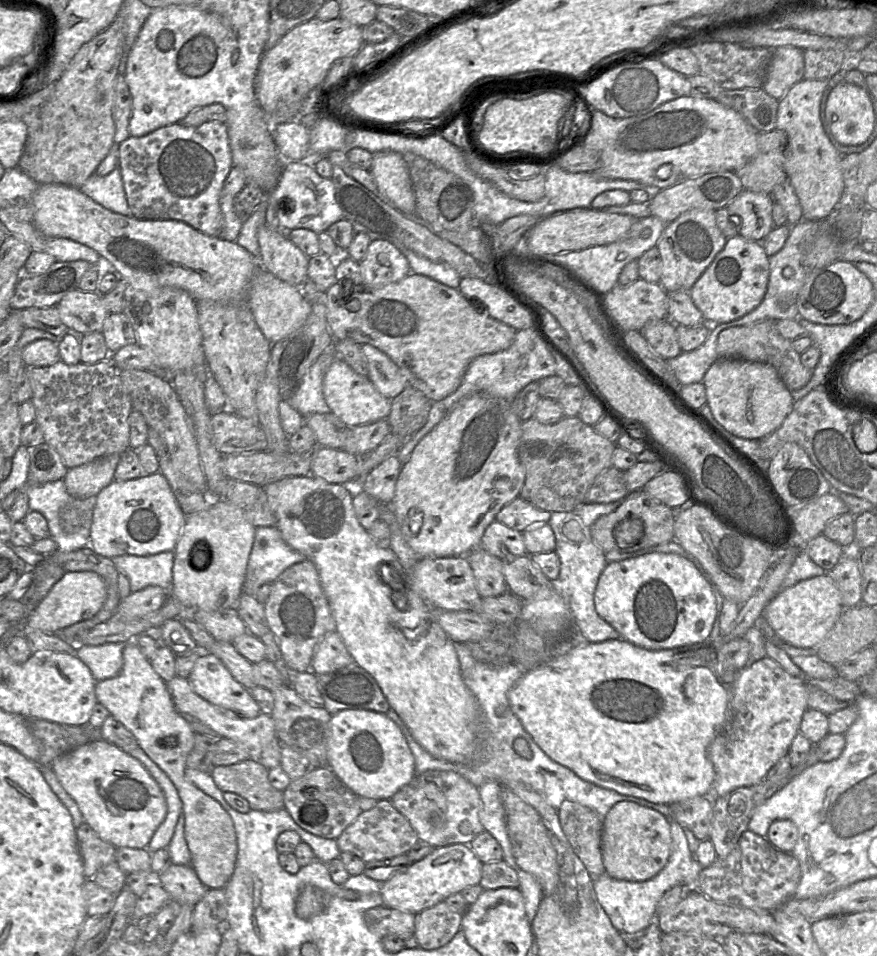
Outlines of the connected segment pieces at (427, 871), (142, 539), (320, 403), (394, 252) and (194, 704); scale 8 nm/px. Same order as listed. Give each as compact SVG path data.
M450 844L435 848L424 858L392 875L387 879L380 894L384 905L403 912L418 914L452 894L480 883L483 863L469 844Z
M160 471L141 475L132 480L113 480L95 497L90 543L85 547L91 547L96 553L108 558L126 554L146 556L174 551L185 522L186 516L181 510L169 482Z
M332 346L330 347L330 349L324 351L303 377L303 380L297 392L289 400L285 400L289 401L289 403L304 418L316 413L323 414L330 412L330 408L327 405L323 396L323 380L327 369L336 357L337 354L334 352Z
M387 240L370 241L359 263L362 284L368 287L400 281L411 272L405 256Z
M178 675L166 682L166 685L172 696L175 707L179 712L197 718L213 729L219 737L230 739L238 745L243 746L249 751L251 758L252 755L259 755L262 749L272 740L278 739L271 715L259 714L256 718L252 719L238 718L233 712L222 711L200 697L192 689L188 678L182 678Z

